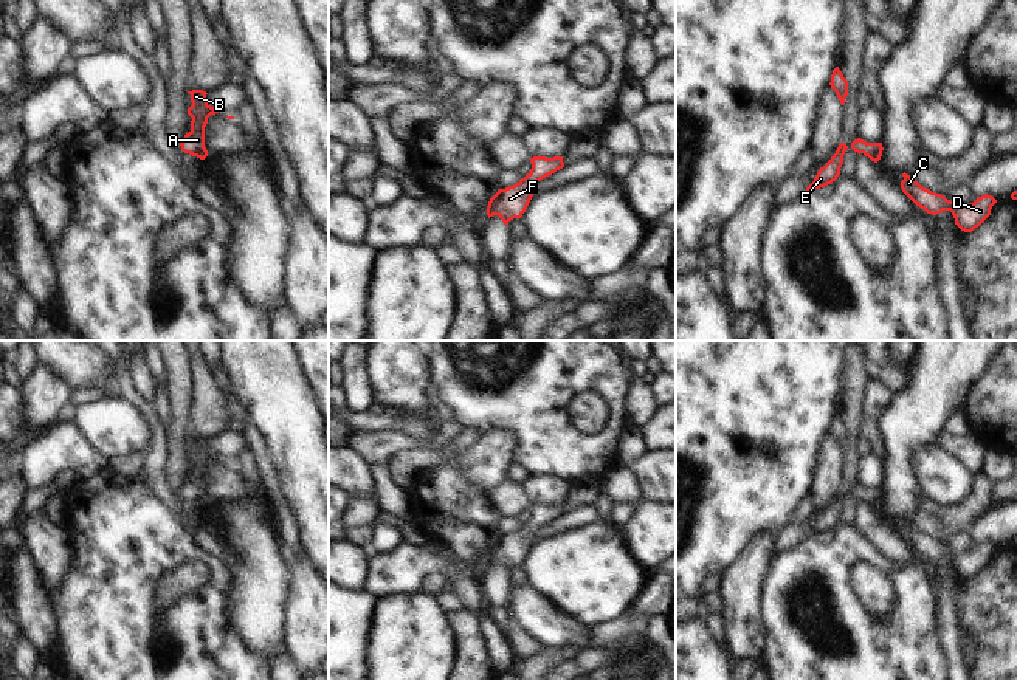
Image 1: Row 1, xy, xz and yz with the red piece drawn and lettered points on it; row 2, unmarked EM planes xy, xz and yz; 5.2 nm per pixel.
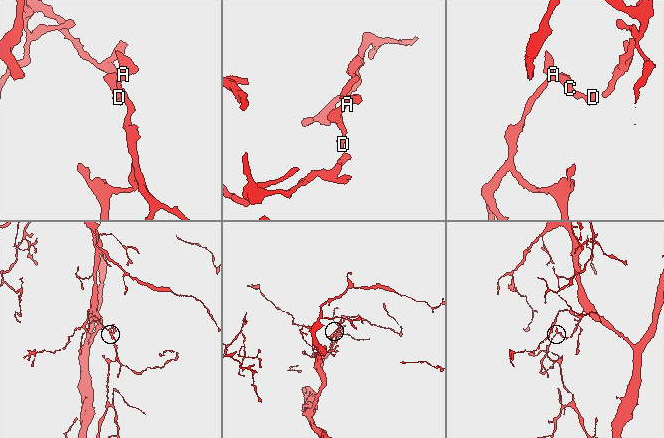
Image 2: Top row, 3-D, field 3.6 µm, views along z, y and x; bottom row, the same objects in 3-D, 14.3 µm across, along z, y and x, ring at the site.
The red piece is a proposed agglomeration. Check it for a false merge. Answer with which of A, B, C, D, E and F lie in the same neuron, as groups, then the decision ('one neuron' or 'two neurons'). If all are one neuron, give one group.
groups A B C D E F; one neuron

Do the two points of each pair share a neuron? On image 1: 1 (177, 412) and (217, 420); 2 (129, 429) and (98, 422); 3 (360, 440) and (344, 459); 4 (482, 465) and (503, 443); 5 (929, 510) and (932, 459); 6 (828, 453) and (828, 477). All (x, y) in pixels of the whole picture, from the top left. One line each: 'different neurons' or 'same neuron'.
1: different neurons
2: same neuron
3: different neurons
4: same neuron
5: different neurons
6: same neuron

